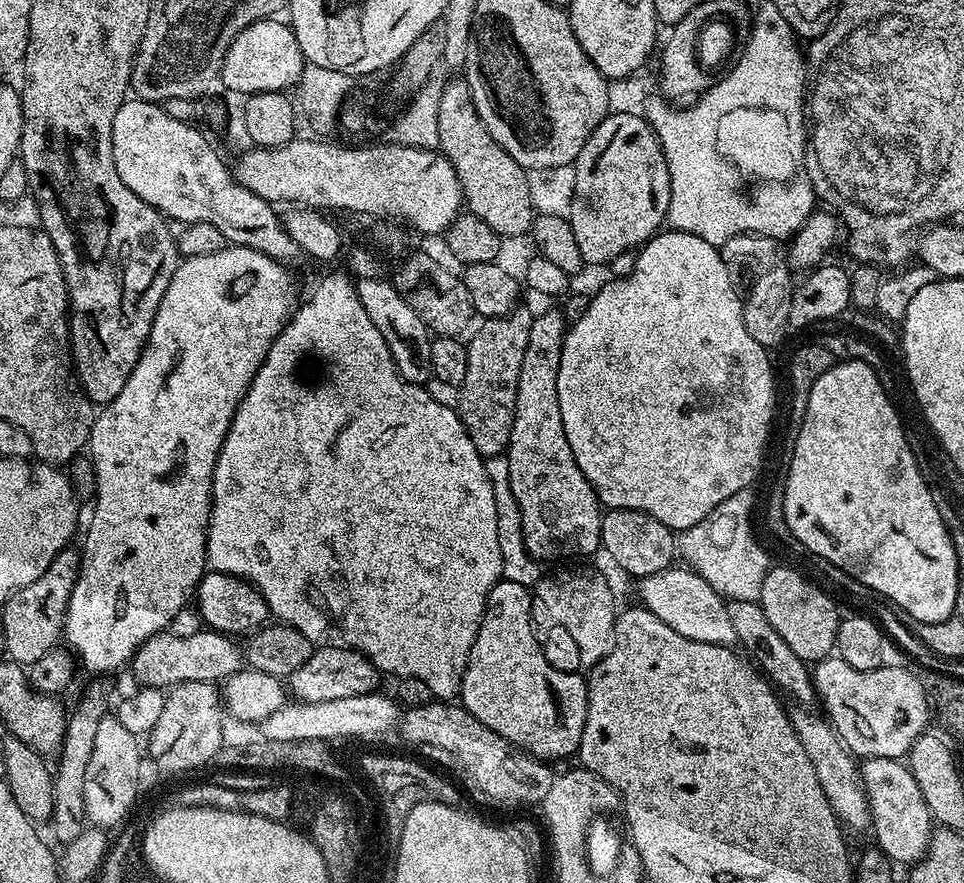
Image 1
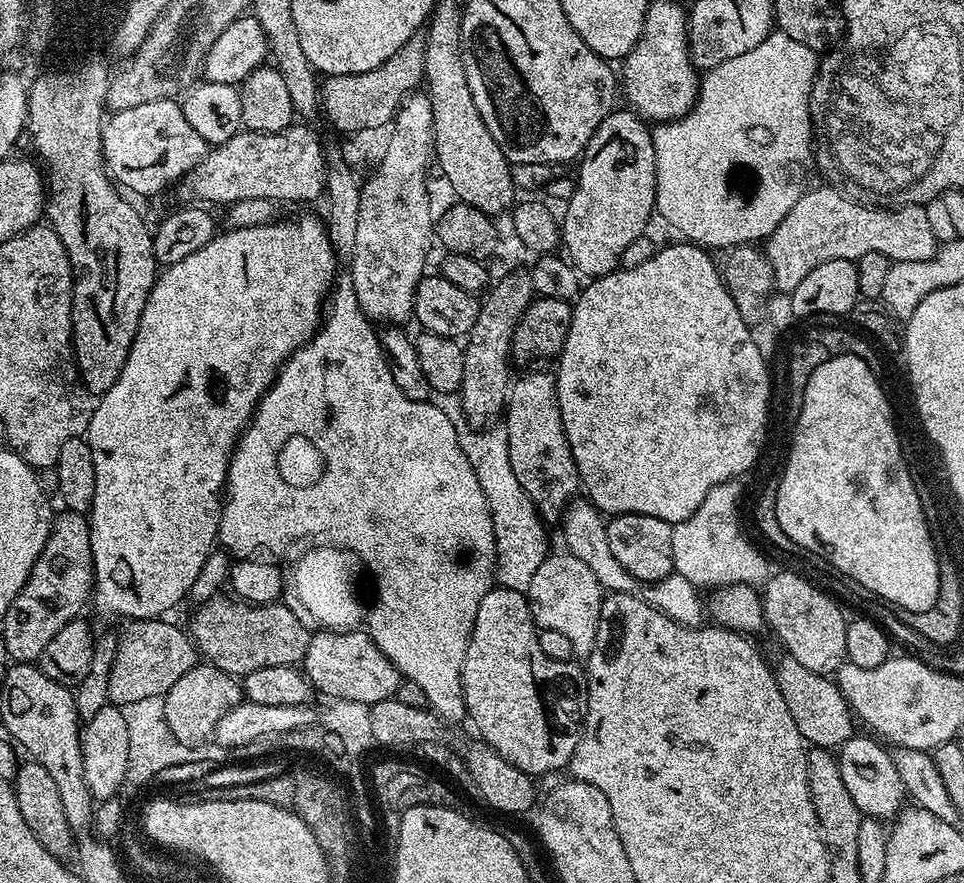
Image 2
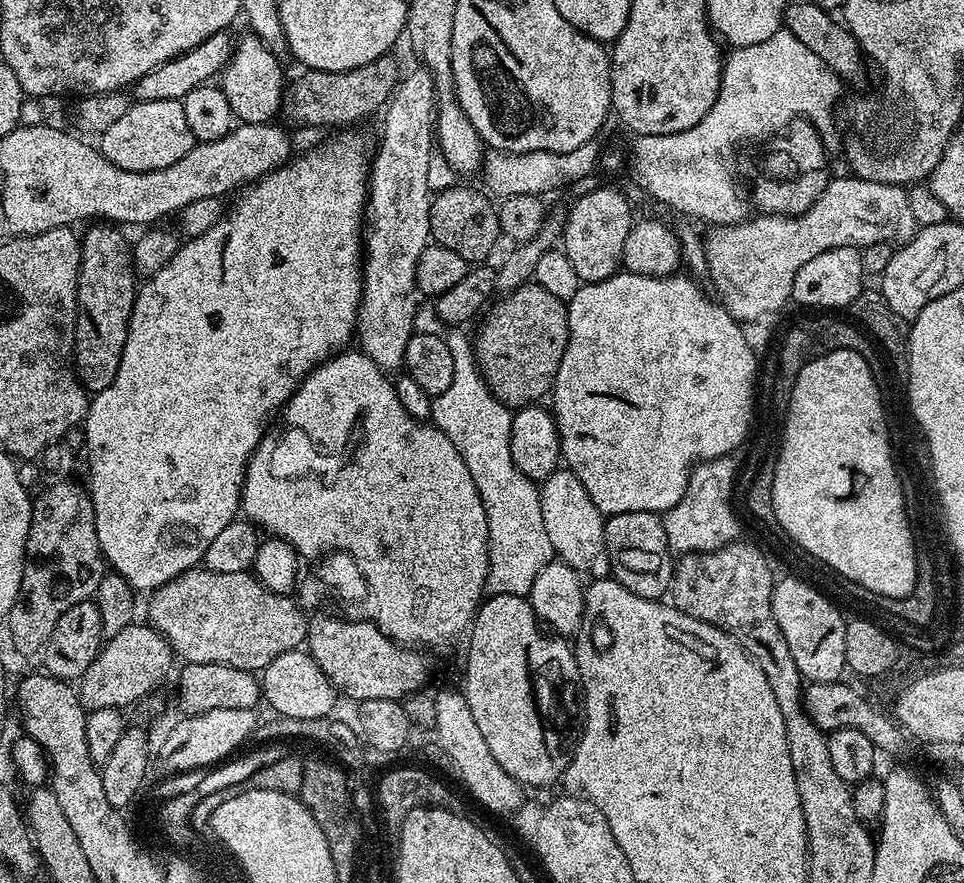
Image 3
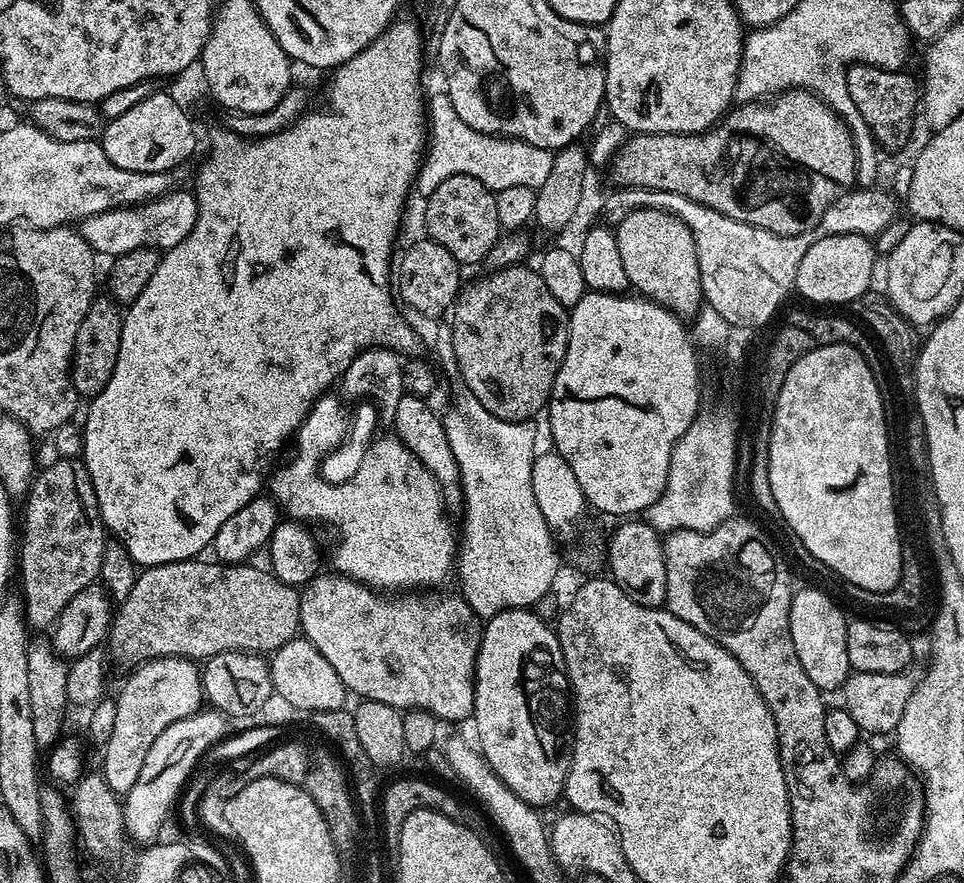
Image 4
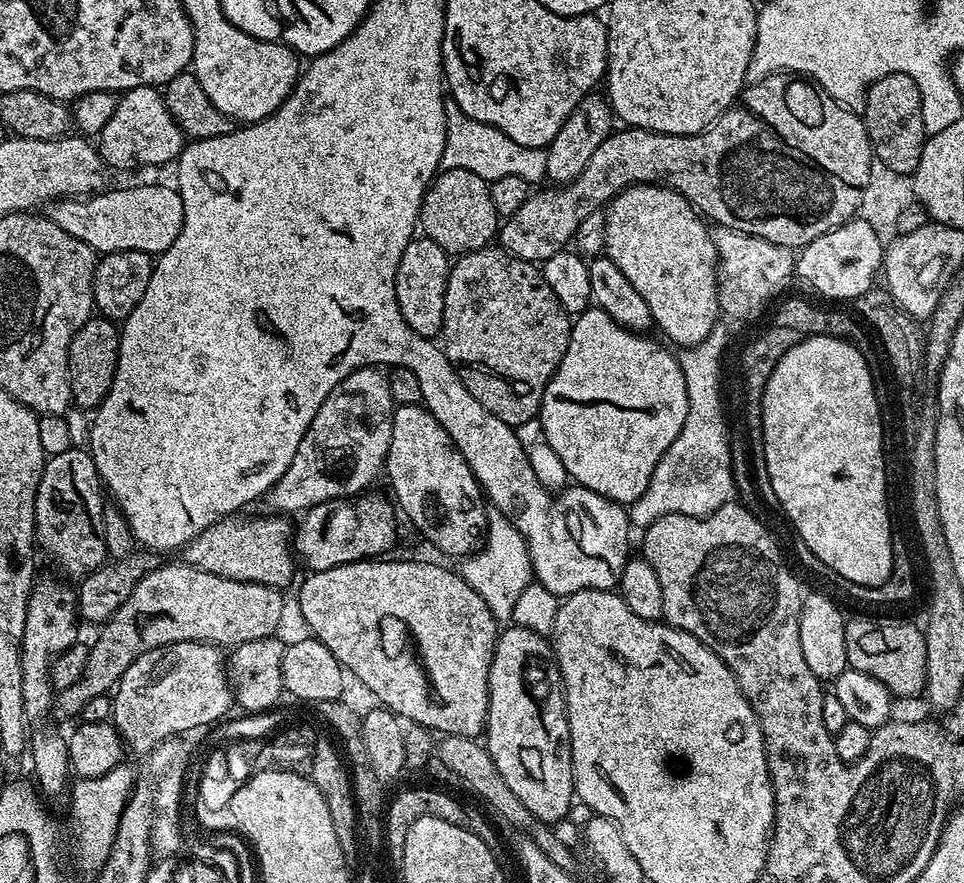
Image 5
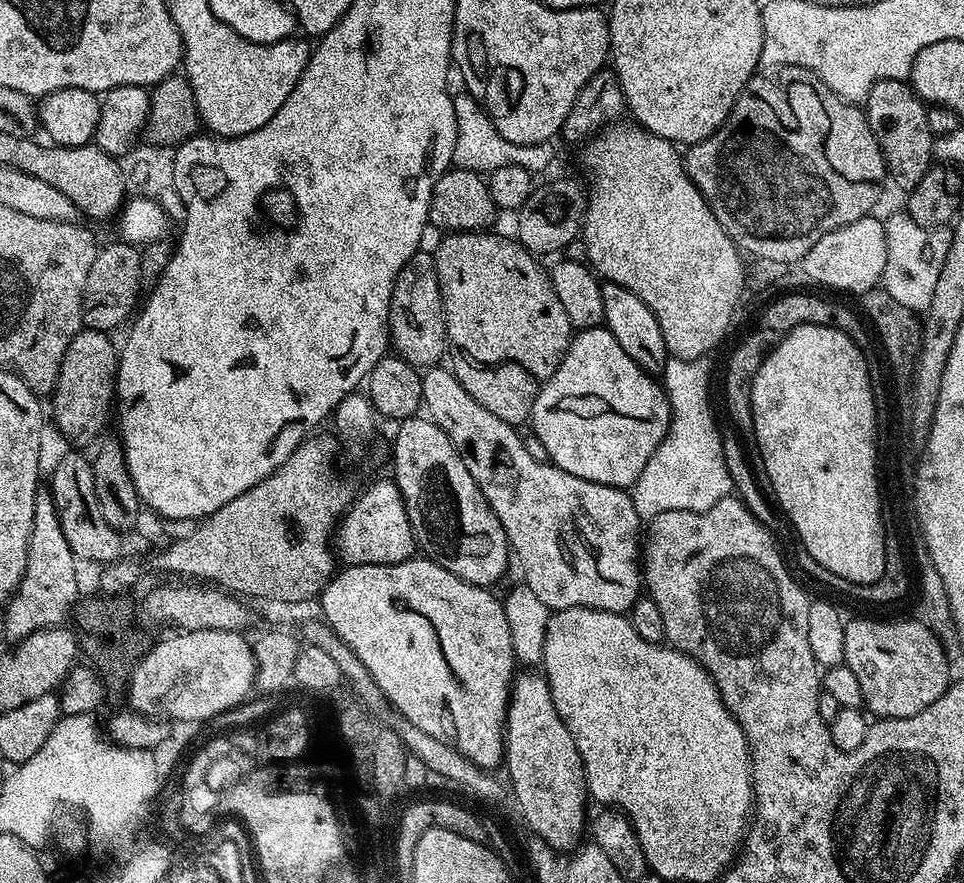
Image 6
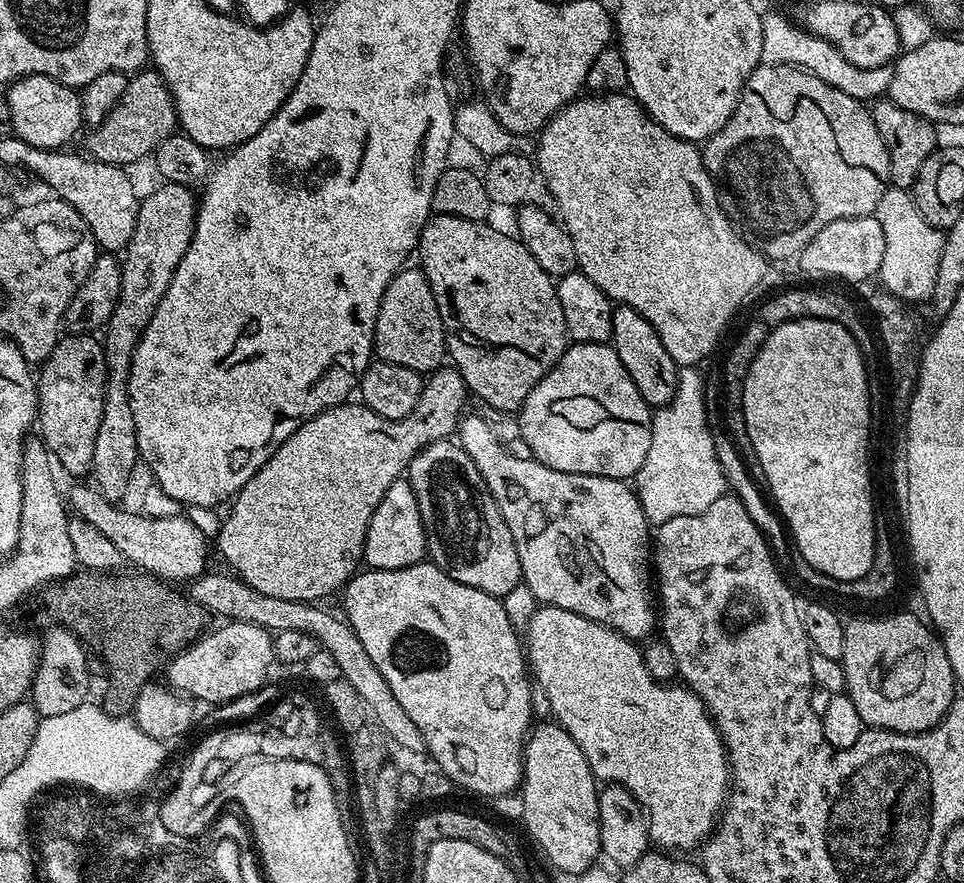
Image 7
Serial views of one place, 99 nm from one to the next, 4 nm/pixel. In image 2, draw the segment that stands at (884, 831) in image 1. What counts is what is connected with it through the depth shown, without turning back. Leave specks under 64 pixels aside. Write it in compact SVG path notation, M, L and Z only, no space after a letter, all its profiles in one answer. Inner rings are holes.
M853 734L838 749L836 764L842 774L842 786L846 786L850 798L854 798L854 806L864 816L872 816L883 822L891 821L906 804L902 778L898 778L892 752L879 739L868 734L860 735Z

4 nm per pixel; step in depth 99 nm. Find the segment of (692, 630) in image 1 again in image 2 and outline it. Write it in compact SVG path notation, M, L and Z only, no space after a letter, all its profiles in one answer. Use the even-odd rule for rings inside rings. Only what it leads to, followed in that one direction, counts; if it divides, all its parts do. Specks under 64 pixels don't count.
M584 498L573 499L562 513L563 524L565 544L563 547L566 552L587 565L604 590L638 593L640 599L679 624L700 626L705 623L706 600L701 589L697 588L696 585L691 584L686 578L673 574L657 580L655 584L645 584L642 587L640 581L635 580L622 566L622 562L618 562L618 558L614 558L614 553L610 551L610 538L608 537L605 517L595 504Z

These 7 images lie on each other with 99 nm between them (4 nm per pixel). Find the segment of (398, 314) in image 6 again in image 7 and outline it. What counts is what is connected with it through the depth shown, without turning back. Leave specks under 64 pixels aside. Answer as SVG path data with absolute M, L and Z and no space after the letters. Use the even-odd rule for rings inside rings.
M405 267L386 286L378 306L372 346L377 361L385 360L394 366L406 366L406 370L421 374L431 374L445 363L442 314L438 314L438 302L434 302L430 282L419 267Z

